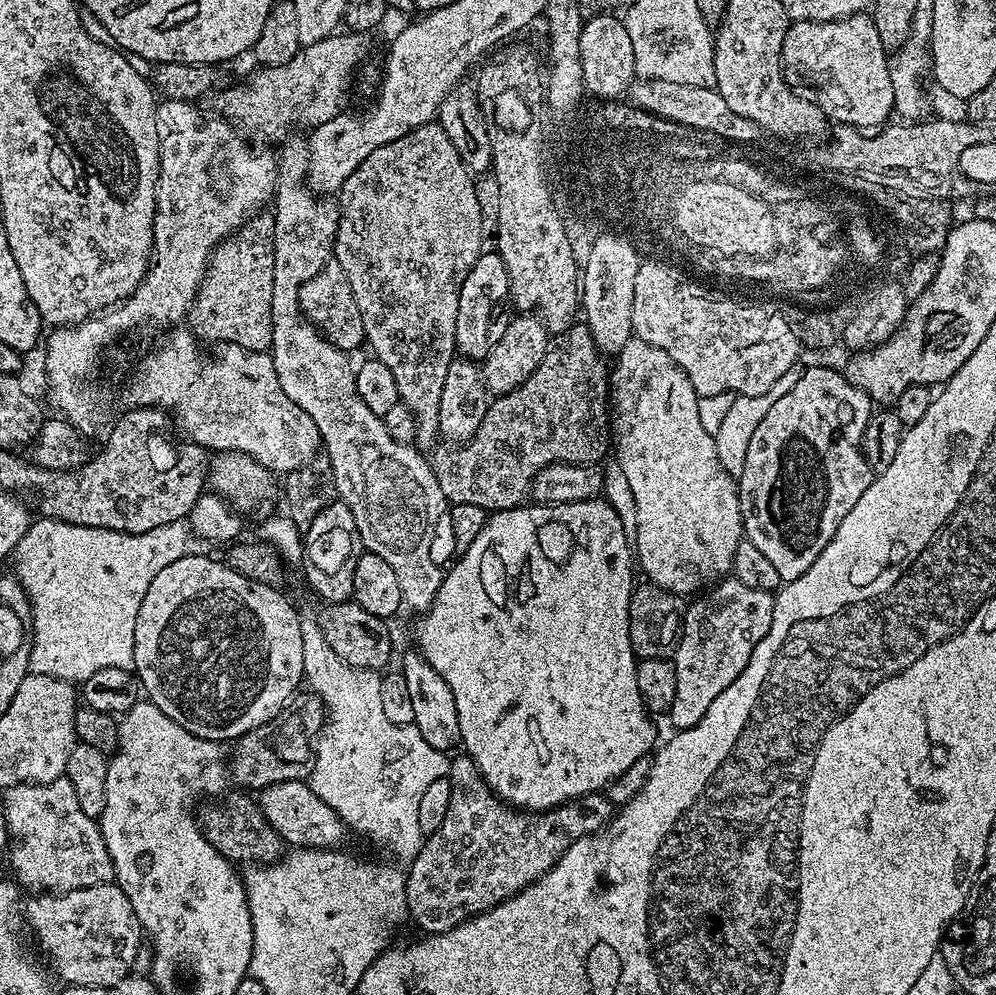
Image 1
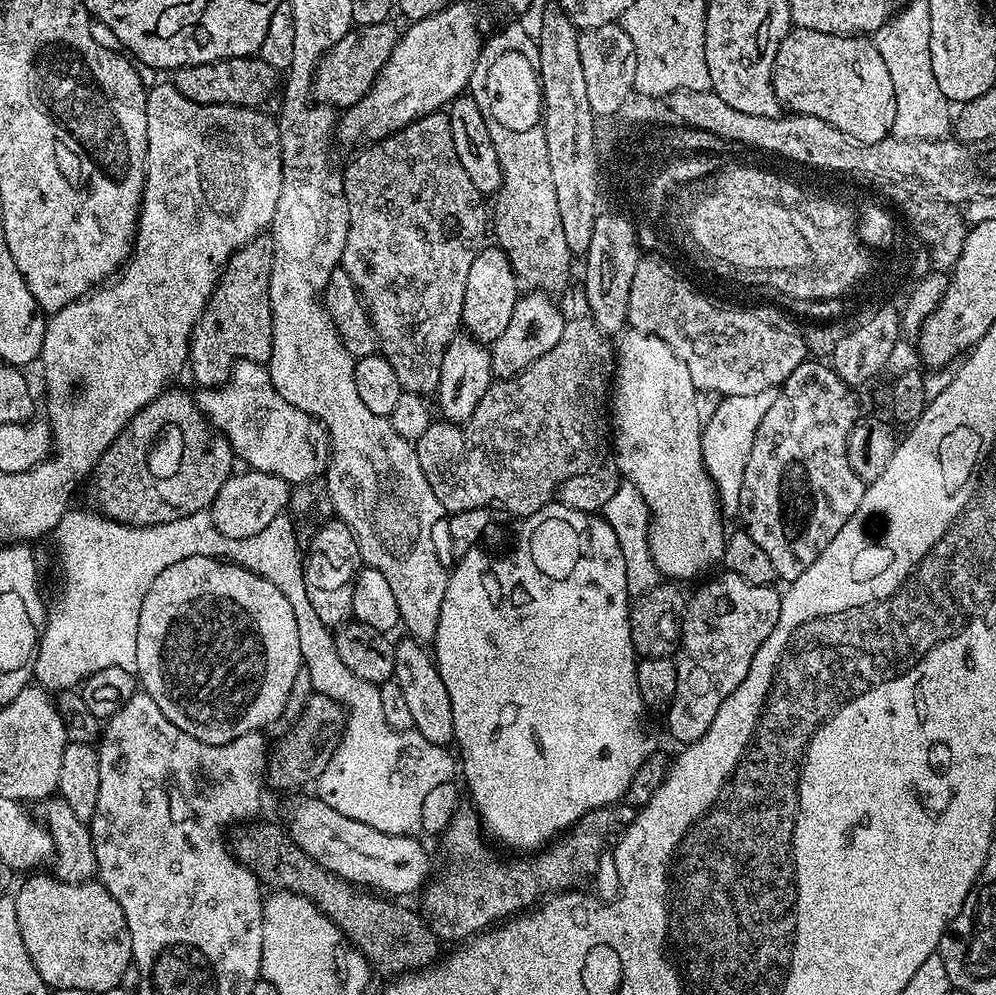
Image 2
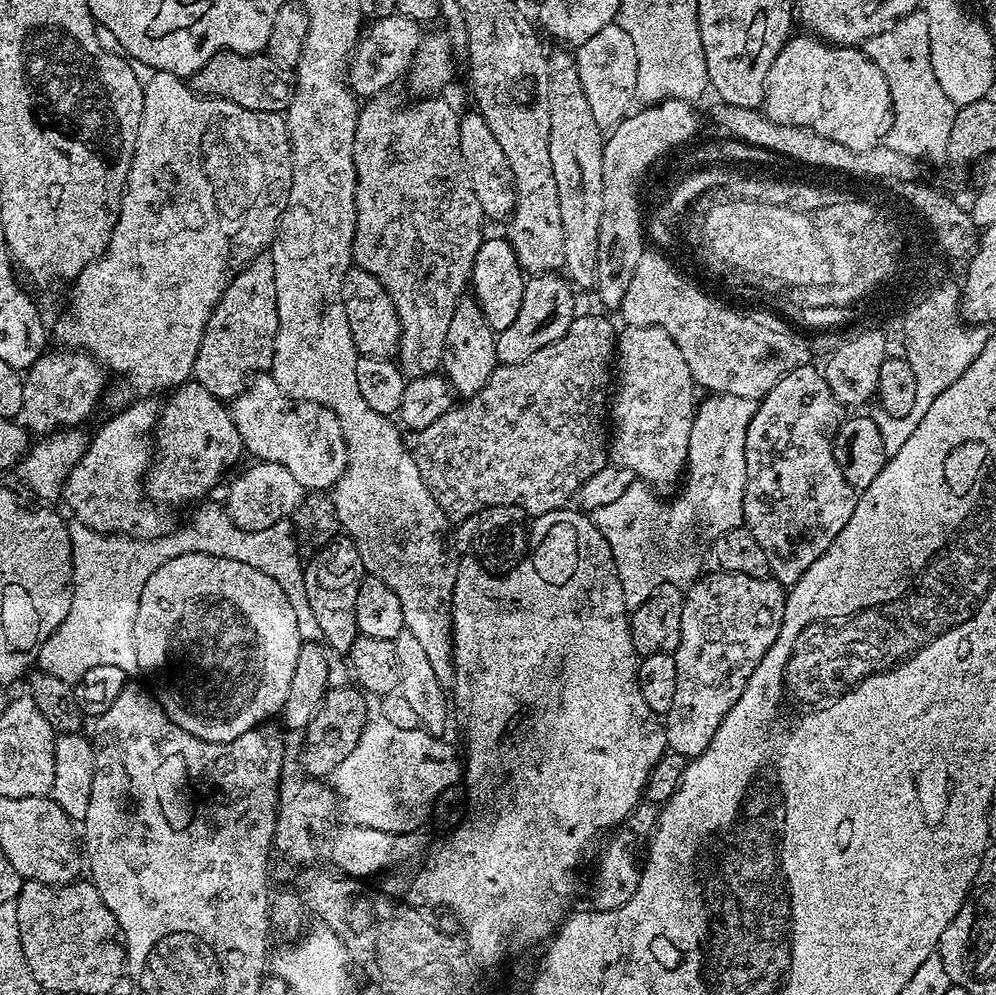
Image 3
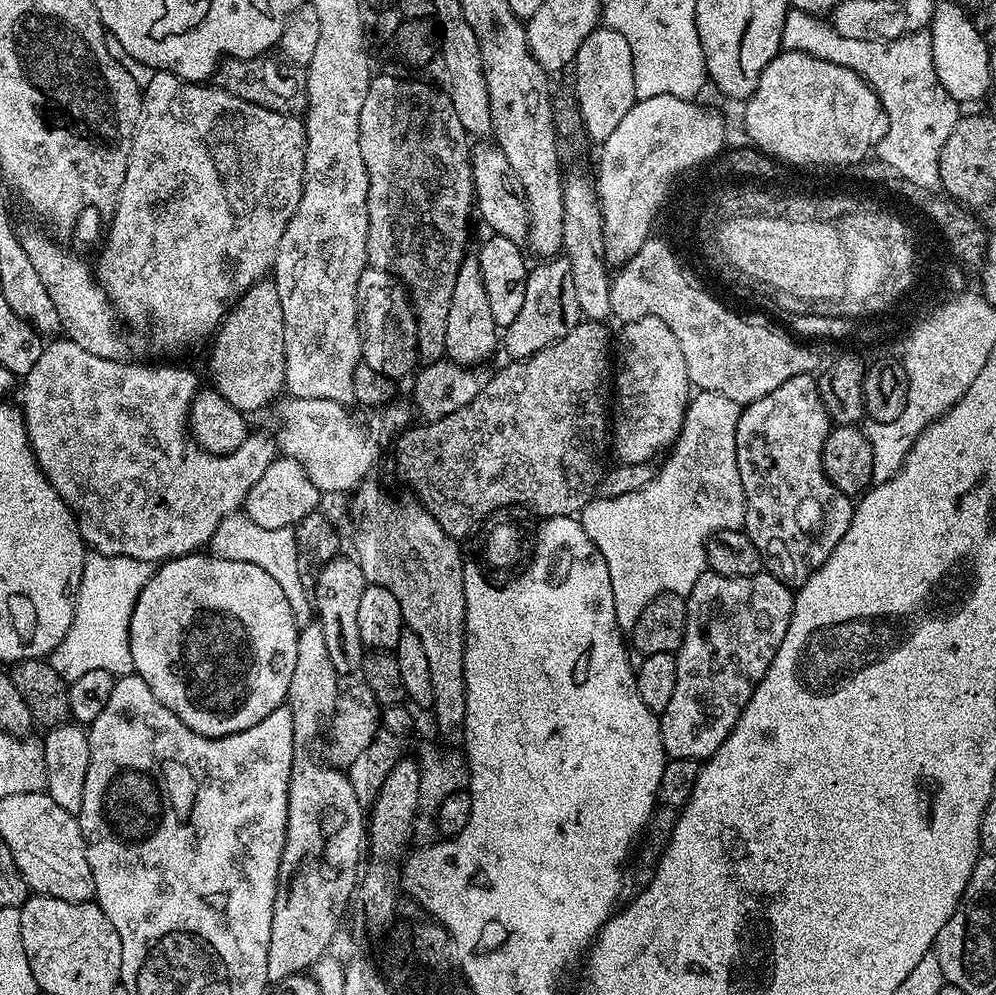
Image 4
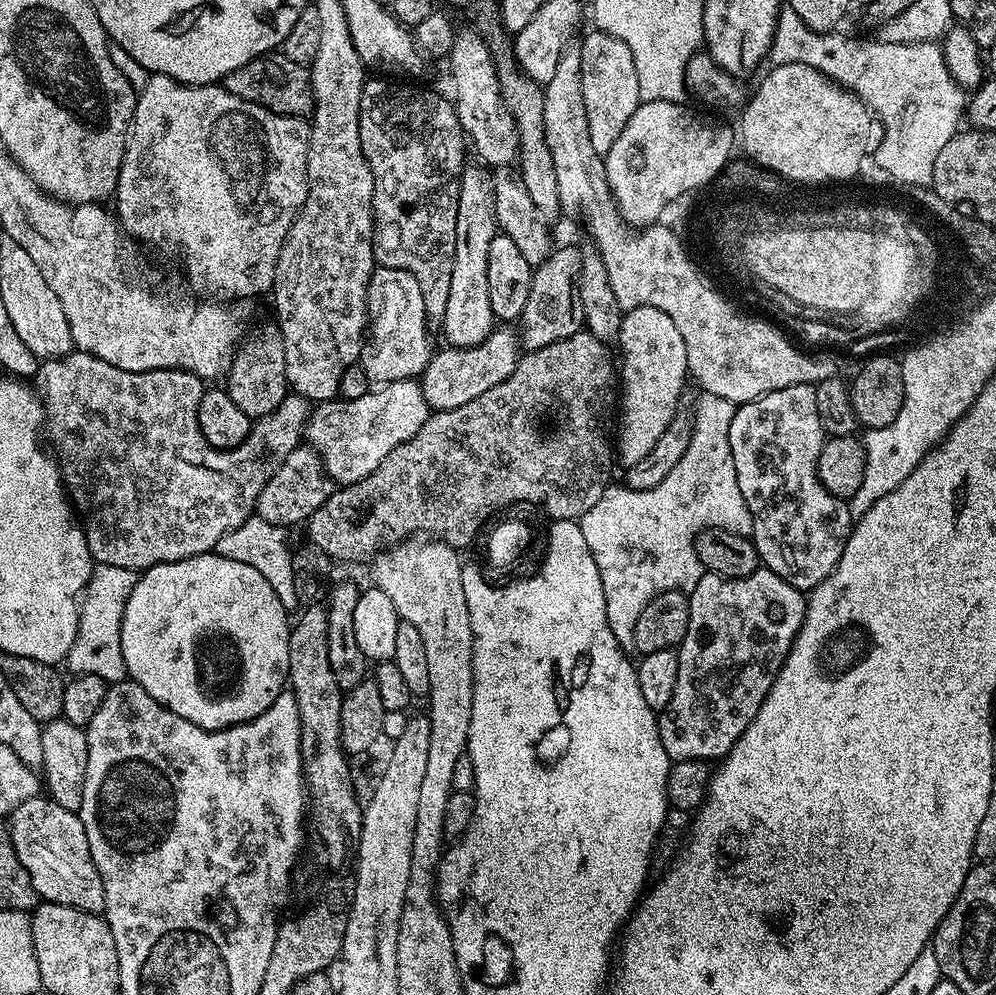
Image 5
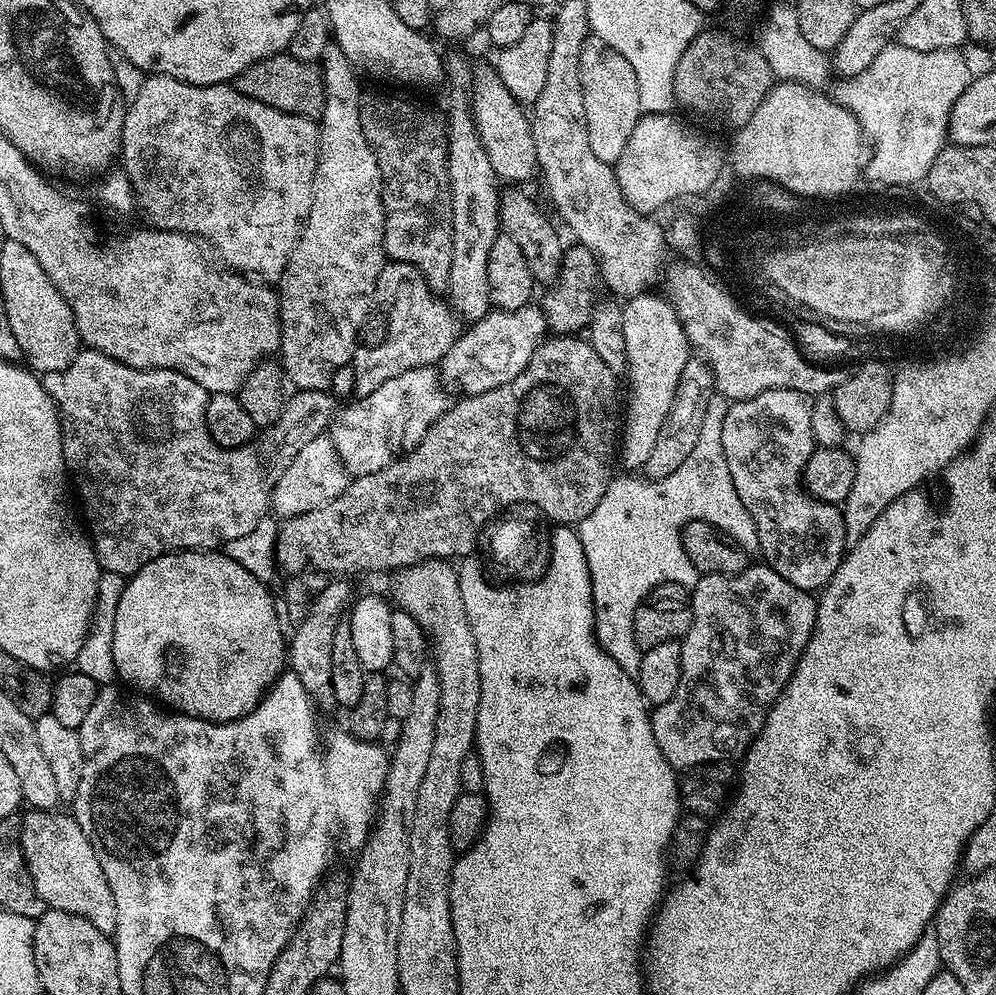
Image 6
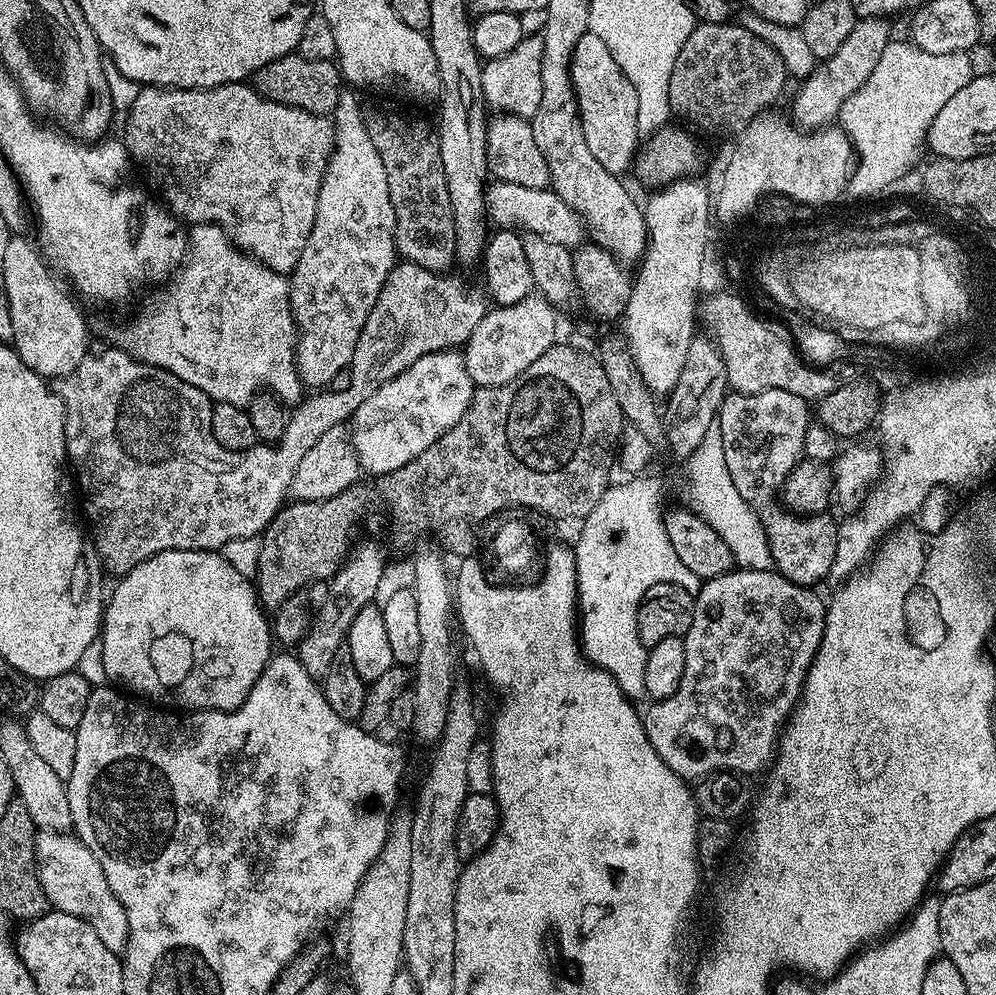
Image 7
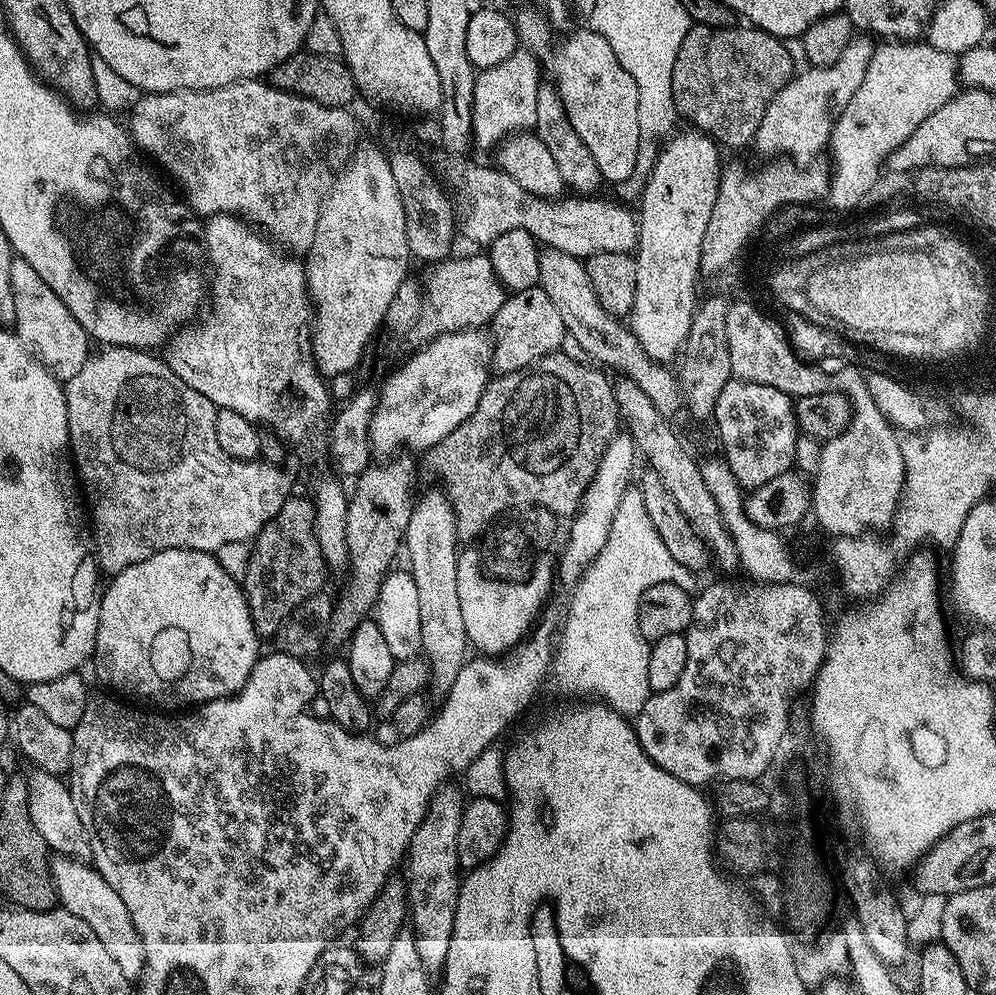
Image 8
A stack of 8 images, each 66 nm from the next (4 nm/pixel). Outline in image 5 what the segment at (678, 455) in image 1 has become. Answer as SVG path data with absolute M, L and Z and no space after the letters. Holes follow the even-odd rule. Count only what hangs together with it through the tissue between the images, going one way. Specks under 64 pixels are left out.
M638 306L625 312L620 327L620 356L618 352L618 388L622 395L618 404L618 431L614 448L621 465L627 466L646 458L662 438L662 430L678 414L680 395L684 392L684 379L690 373L686 362L686 342L674 326L674 318L654 306Z

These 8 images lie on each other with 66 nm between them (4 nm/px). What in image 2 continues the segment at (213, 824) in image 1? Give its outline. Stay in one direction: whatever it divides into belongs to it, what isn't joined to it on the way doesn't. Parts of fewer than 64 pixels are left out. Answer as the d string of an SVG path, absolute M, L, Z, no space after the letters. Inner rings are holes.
M252 822L254 824L250 825L249 828L240 828L236 832L236 837L231 837L230 847L236 857L237 860L240 861L241 864L245 864L249 870L256 875L257 880L260 881L261 885L268 886L268 884L273 884L271 887L276 890L287 890L289 892L299 892L301 896L308 896L314 901L321 910L323 910L329 918L334 921L334 923L339 926L341 932L343 932L344 937L347 938L349 944L352 944L356 947L357 950L361 952L368 959L369 965L373 969L376 968L380 972L385 972L385 977L395 978L400 975L402 972L415 972L418 968L426 968L429 964L433 963L441 955L440 948L442 948L441 941L437 940L436 936L432 931L428 929L428 923L424 921L423 915L419 911L413 910L411 912L408 908L403 908L403 903L397 902L392 898L383 898L381 895L373 894L371 891L365 890L363 887L357 886L355 884L350 884L348 881L343 880L340 876L335 876L332 872L327 872L325 868L323 868L320 864L315 864L313 860L303 850L295 844L288 837L287 831L283 827L280 828L276 824L256 824L260 822Z

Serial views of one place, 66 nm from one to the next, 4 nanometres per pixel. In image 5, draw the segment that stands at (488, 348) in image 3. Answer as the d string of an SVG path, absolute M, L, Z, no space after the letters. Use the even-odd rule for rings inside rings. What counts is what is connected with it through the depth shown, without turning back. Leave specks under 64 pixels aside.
M465 167L460 176L460 198L456 237L454 238L454 270L450 273L450 295L442 321L444 336L454 348L477 348L497 327L498 321L490 310L490 286L486 261L490 258L490 242L498 235L495 218L493 173L487 167Z

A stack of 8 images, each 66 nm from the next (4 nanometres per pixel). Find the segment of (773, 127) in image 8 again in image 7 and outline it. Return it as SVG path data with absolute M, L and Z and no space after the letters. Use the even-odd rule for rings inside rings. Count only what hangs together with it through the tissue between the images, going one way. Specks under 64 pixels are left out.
M866 16L857 19L854 30L850 30L850 38L842 42L842 47L828 60L821 61L808 77L805 77L796 97L792 100L791 119L806 130L827 127L838 117L846 98L861 88L862 83L870 78L875 66L882 58L882 50L891 44L894 33L887 19L878 16Z

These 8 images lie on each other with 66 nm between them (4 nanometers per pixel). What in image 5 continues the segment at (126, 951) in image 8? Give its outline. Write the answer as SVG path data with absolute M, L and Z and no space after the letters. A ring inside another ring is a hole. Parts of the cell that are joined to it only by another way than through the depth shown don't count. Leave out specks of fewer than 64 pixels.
M41 794L22 802L12 812L10 831L18 862L26 866L26 874L30 874L41 901L70 906L80 912L103 913L102 878L94 858L90 858L90 842L86 842L86 830L77 813Z

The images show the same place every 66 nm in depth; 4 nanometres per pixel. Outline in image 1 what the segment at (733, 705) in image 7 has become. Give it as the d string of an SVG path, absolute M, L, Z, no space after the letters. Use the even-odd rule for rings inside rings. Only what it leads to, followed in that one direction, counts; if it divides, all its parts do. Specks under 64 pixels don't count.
M735 578L721 579L715 587L697 595L692 602L689 608L687 605L683 609L678 643L674 649L678 694L674 694L670 719L672 719L673 729L676 730L702 722L702 714L710 710L710 702L714 702L714 698L718 698L718 694L722 694L722 690L726 690L726 686L730 686L730 682L734 682L734 678L738 678L738 674L746 670L746 662L750 662L750 654L754 654L754 646L758 646L758 642L766 638L766 630L770 630L774 610L773 593L754 590L754 586L746 586Z

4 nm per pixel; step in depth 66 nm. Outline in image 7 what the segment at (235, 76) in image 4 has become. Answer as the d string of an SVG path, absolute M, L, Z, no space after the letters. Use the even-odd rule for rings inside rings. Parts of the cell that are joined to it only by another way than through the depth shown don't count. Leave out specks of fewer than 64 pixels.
M299 54L266 62L266 66L262 66L251 76L250 83L267 100L301 108L319 116L328 116L335 110L342 91L341 71L333 61L302 58Z

